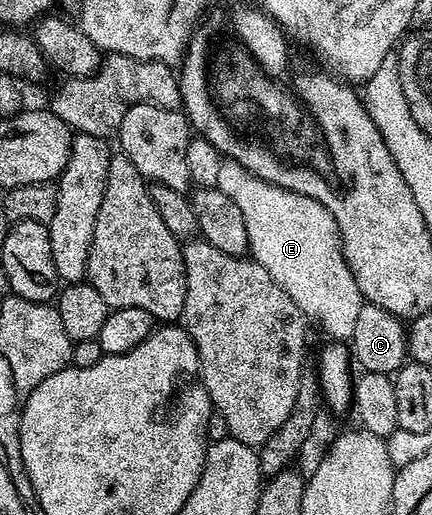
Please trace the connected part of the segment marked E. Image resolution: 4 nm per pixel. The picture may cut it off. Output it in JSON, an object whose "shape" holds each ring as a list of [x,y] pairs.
{"shape":[[[223,157],[220,164],[217,188],[230,196],[244,214],[253,261],[259,262],[278,287],[288,292],[296,308],[308,312],[313,325],[315,322],[327,339],[349,340],[364,299],[346,263],[332,212],[312,196],[266,182],[228,157]]]}

